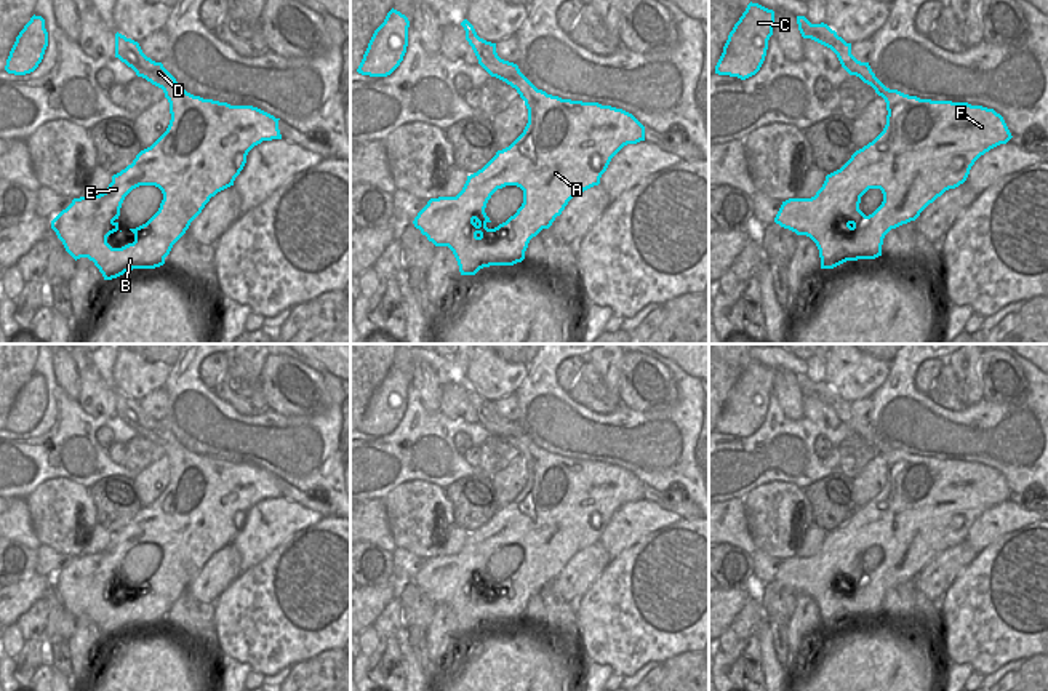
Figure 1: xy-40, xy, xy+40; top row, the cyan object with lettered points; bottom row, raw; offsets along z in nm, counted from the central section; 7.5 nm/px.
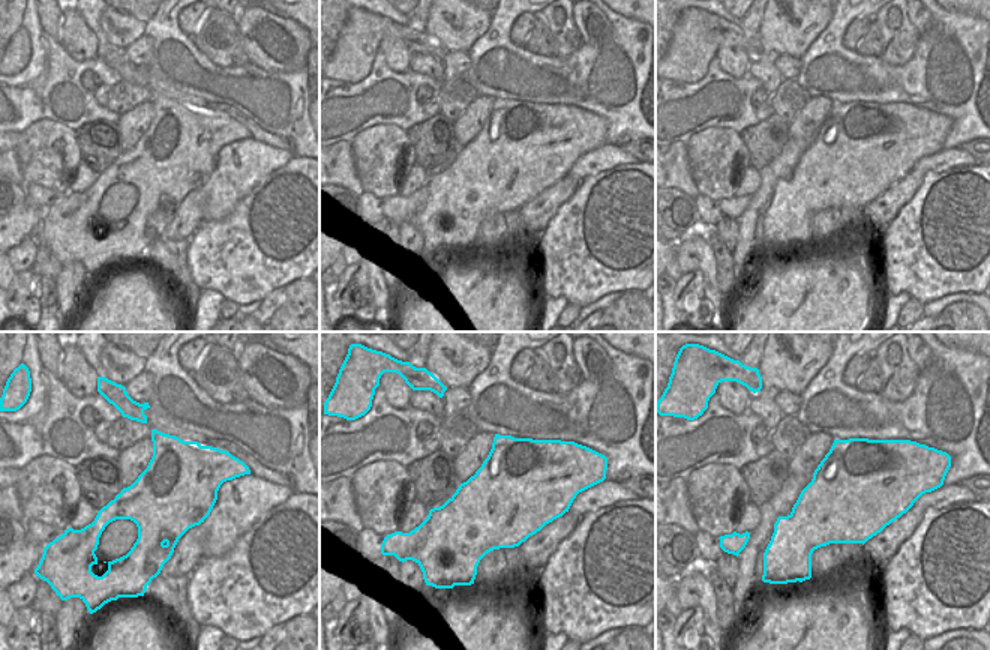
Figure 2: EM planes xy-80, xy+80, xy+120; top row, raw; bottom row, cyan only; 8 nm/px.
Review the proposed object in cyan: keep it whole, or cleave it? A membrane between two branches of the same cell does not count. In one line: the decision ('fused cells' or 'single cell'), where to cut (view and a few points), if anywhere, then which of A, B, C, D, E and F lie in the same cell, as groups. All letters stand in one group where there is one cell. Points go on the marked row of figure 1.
single cell | no cut | A B C D E F

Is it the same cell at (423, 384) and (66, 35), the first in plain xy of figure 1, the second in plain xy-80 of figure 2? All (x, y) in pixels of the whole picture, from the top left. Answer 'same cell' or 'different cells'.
different cells

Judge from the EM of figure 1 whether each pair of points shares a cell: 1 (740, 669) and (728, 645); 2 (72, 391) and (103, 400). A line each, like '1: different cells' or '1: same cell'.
1: different cells
2: different cells

